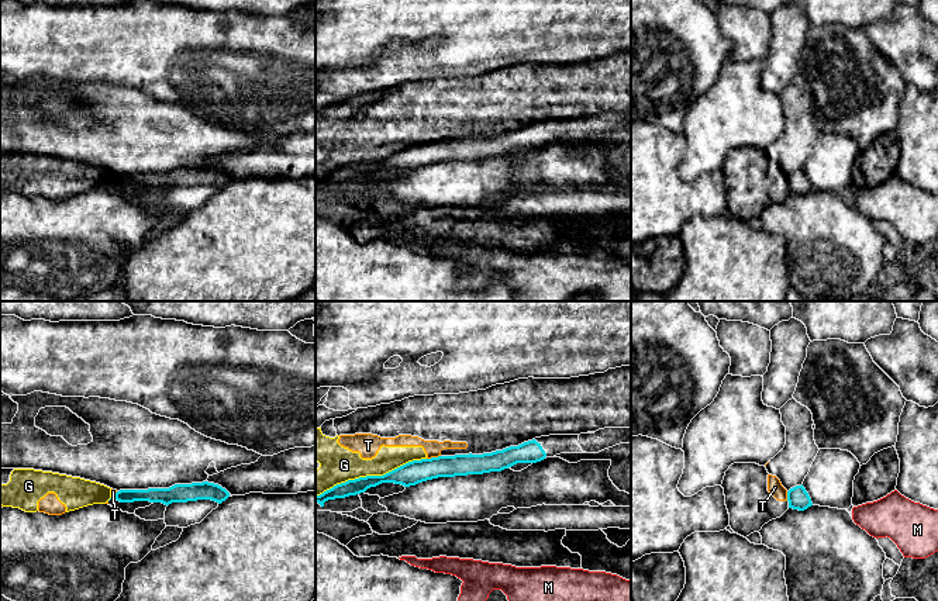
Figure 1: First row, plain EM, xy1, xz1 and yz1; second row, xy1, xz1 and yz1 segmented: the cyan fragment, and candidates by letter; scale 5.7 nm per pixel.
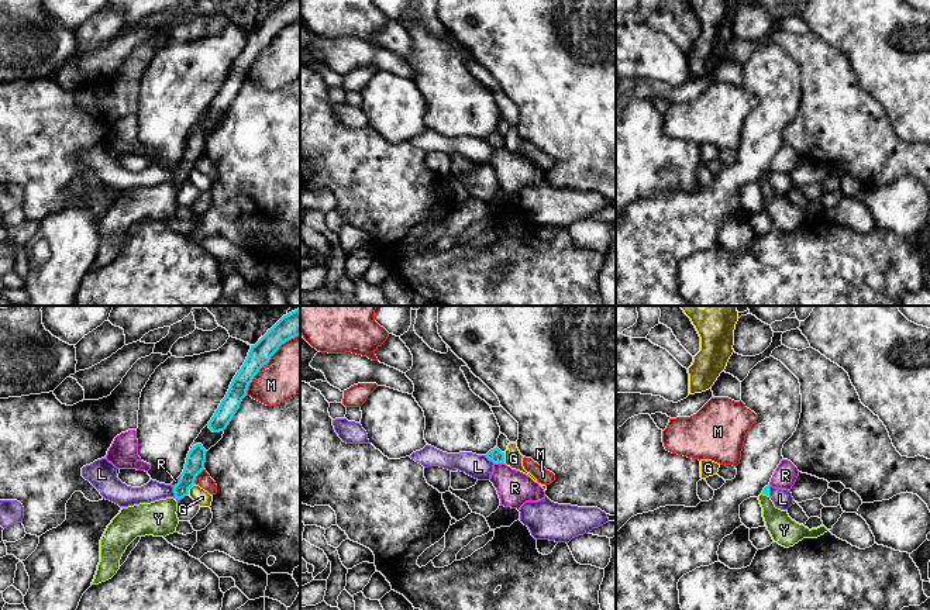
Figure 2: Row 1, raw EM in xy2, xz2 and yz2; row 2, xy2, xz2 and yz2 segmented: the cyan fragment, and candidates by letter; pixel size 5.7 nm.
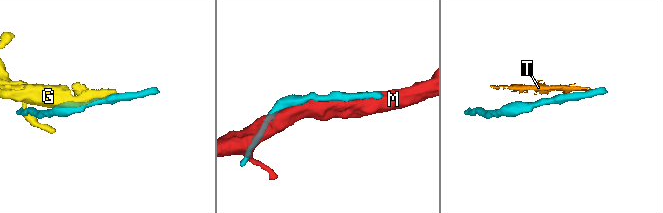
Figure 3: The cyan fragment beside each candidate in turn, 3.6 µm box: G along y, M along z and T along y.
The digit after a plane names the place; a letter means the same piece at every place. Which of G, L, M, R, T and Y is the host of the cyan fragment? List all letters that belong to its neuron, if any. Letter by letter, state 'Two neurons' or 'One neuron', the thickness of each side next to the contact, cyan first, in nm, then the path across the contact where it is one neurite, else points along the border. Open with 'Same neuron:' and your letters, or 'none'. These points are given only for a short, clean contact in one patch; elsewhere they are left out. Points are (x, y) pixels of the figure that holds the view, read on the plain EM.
Same neuron: Y
G: Two neurons. Thickness 140 nm (cyan) against 200 nm
L: Two neurons. Thickness 110 nm (cyan) against 110 nm. Boundary: xy2 (172, 171), (174, 179), (181, 183)
M: Two neurons. Thickness 140 nm (cyan) against 300 nm
R: Two neurons. Thickness 80 nm (cyan) against 200 nm. Boundary: xz2 (495, 147), (503, 148)
T: Two neurons. Thickness 140 nm (cyan) against 100 nm
Y: One neuron. Thickness 40 nm (cyan) against 160 nm. Path across: yz2 (765, 175), (765, 178), (768, 195), (784, 214)

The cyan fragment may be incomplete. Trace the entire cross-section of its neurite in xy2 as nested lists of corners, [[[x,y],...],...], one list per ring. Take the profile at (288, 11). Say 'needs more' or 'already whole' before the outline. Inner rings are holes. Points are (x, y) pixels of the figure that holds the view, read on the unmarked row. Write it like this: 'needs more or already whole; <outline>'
already whole; [[[283,0],[255,30],[251,30],[244,49],[234,61],[225,82],[207,108],[213,117],[227,113],[247,80],[254,61],[269,46],[282,28],[297,20],[300,20],[300,0]]]

